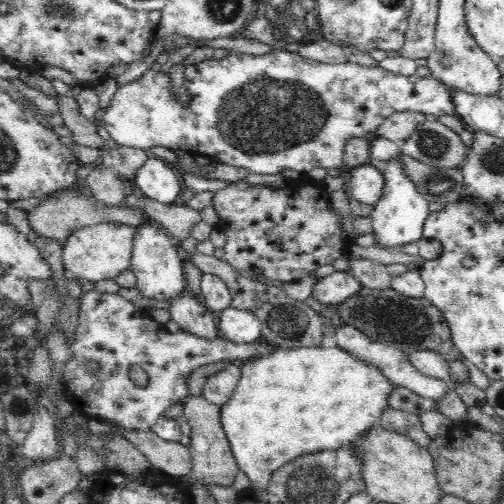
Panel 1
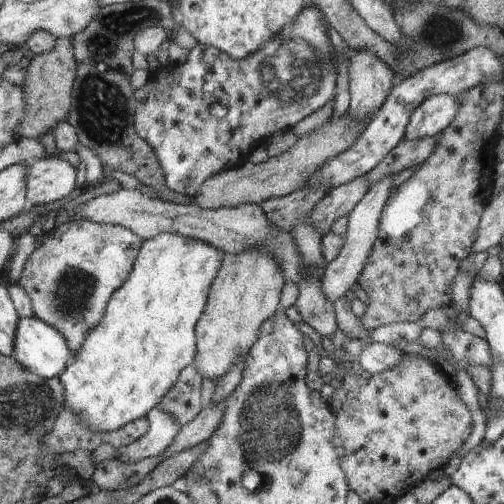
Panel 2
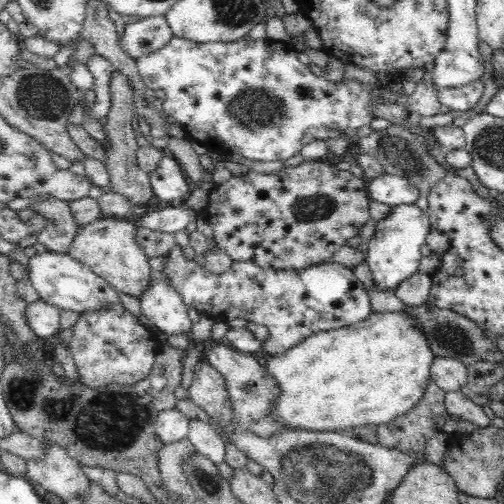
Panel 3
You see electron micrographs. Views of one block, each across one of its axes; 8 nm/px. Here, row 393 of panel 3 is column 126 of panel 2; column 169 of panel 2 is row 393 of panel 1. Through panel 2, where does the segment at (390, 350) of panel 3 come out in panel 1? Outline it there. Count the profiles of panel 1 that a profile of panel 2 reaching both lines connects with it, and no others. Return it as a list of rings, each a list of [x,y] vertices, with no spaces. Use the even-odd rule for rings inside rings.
[[[310,346],[310,348],[278,350],[278,352],[270,354],[270,356],[260,356],[260,358],[246,360],[246,362],[240,364],[240,368],[242,368],[242,380],[240,380],[238,388],[234,390],[232,398],[222,406],[222,428],[224,428],[226,438],[230,442],[230,448],[232,448],[232,454],[236,458],[238,470],[248,476],[248,480],[252,482],[252,488],[256,488],[256,490],[266,488],[270,484],[270,480],[272,480],[272,474],[278,468],[282,468],[284,464],[288,464],[288,462],[292,462],[292,460],[296,460],[296,458],[300,458],[304,454],[316,454],[316,452],[324,452],[324,450],[338,450],[338,448],[342,448],[346,444],[354,442],[360,434],[368,432],[382,418],[382,414],[388,410],[386,398],[392,392],[392,382],[378,368],[372,368],[370,364],[364,364],[364,362],[356,360],[354,356],[350,356],[348,352],[344,352],[340,348],[324,348],[324,346],[314,348],[314,346]]]

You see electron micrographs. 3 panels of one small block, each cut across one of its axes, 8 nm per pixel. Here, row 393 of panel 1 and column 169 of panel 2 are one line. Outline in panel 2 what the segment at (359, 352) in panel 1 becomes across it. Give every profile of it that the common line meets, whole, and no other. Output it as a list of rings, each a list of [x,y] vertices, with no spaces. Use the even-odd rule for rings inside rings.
[[[159,408],[149,410],[145,418],[149,424],[149,430],[145,432],[145,436],[141,436],[133,444],[121,448],[121,462],[125,462],[125,464],[129,464],[131,460],[137,462],[143,458],[163,454],[173,444],[175,436],[181,430],[181,426],[175,422],[175,418],[169,416],[167,412],[159,412]]]

